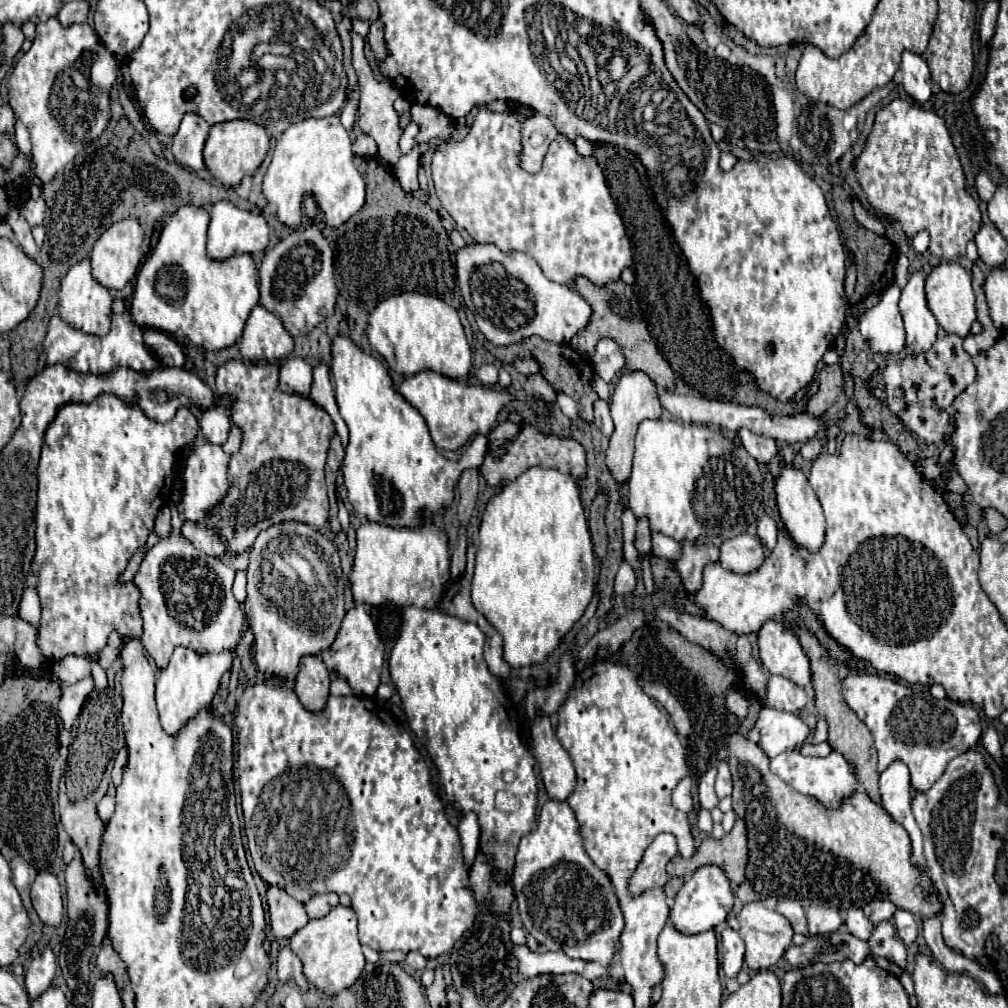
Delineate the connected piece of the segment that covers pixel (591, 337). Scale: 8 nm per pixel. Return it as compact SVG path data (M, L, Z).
M577 276L575 280L575 290L591 304L591 318L589 318L589 324L577 332L577 336L573 336L573 340L569 342L573 350L577 350L579 354L585 354L585 356L593 356L595 352L595 344L599 338L613 338L617 340L617 344L621 344L621 350L623 350L623 356L625 356L625 362L627 362L627 368L629 370L641 370L645 372L657 386L665 388L665 390L673 390L675 388L675 382L673 382L673 370L671 366L665 362L665 358L659 354L657 350L657 344L653 342L649 330L647 330L647 322L643 318L643 312L641 312L641 306L631 290L631 286L627 286L625 282L617 280L613 284L605 284L605 286L597 286L593 284L591 280L585 280L583 276Z

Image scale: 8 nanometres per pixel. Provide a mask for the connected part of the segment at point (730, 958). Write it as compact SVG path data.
M725 926L725 930L721 932L721 942L723 942L723 970L725 970L725 976L727 978L735 978L737 972L741 970L743 966L743 952L745 952L745 944L741 940L741 936Z

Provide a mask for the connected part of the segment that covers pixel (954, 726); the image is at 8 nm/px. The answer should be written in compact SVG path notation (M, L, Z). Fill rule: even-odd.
M853 672L843 680L843 696L845 696L845 700L849 700L849 706L855 708L857 716L865 724L871 724L871 734L875 738L875 748L877 748L877 754L879 754L877 772L883 772L891 762L901 760L903 764L907 764L907 768L911 772L911 786L917 792L929 790L941 778L949 760L959 756L961 752L967 752L982 734L981 720L979 720L979 714L973 706L953 702L949 698L937 700L929 694L929 688L923 688L919 684L907 686L899 680L883 678L883 676L877 676L877 674L857 674L857 672Z

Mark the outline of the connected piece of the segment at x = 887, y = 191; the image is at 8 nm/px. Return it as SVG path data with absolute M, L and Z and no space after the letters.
M893 100L891 104L883 106L877 112L873 130L867 138L867 146L863 154L857 158L857 176L867 194L869 204L883 214L895 216L907 236L915 236L921 228L929 230L929 236L931 236L929 250L937 258L955 260L957 256L965 254L967 242L981 228L979 206L965 190L963 168L955 154L955 148L943 118L939 118L935 112L917 108L907 100Z

